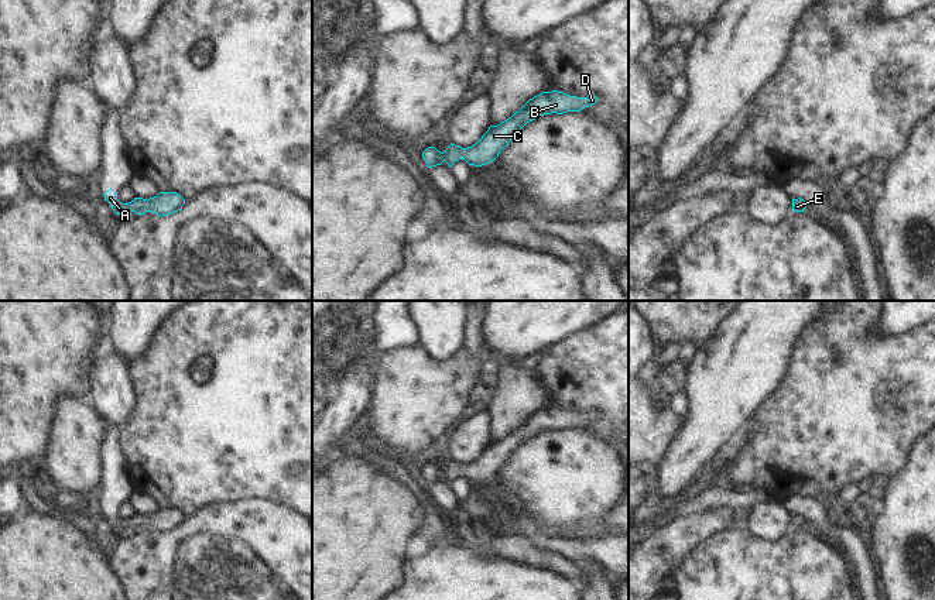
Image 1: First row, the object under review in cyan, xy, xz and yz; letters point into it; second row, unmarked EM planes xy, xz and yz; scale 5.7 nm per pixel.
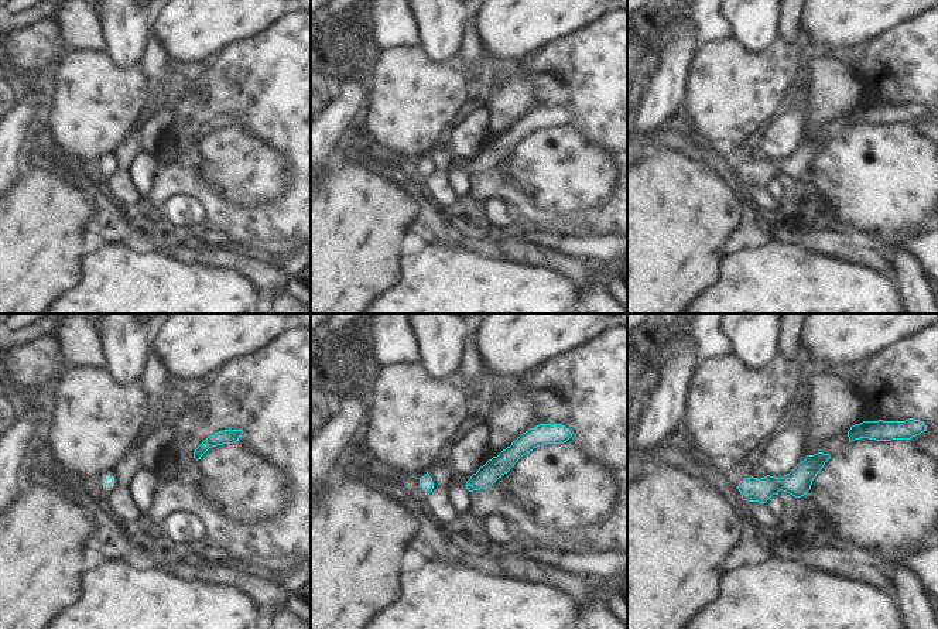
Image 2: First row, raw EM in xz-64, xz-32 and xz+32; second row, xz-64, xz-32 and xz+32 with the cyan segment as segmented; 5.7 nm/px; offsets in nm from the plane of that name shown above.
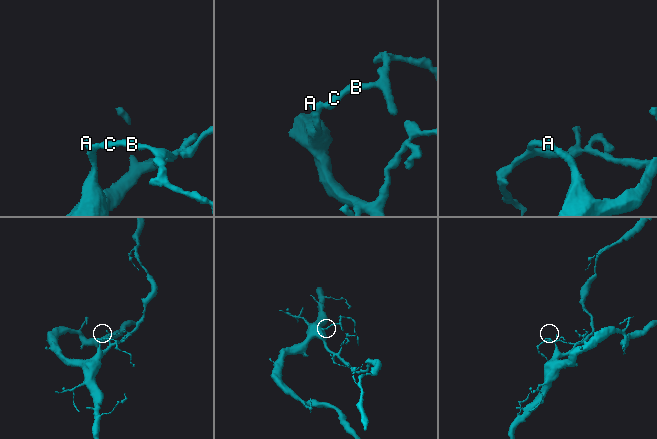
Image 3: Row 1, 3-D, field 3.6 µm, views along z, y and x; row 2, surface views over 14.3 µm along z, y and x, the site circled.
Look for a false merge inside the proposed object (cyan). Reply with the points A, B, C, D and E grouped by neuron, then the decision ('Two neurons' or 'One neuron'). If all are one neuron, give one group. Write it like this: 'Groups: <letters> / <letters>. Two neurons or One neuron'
Groups: A B C D E. One neuron.

